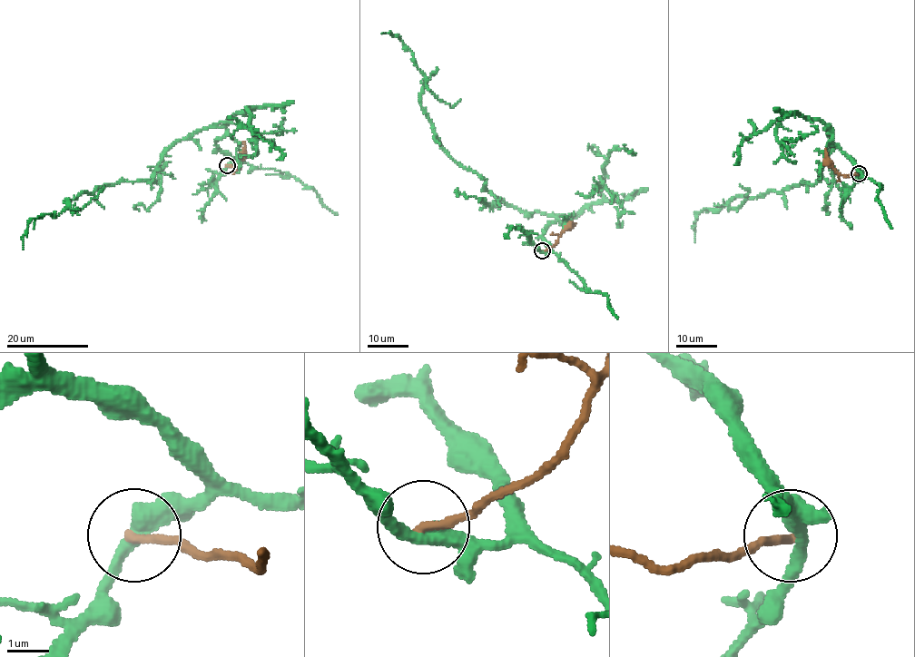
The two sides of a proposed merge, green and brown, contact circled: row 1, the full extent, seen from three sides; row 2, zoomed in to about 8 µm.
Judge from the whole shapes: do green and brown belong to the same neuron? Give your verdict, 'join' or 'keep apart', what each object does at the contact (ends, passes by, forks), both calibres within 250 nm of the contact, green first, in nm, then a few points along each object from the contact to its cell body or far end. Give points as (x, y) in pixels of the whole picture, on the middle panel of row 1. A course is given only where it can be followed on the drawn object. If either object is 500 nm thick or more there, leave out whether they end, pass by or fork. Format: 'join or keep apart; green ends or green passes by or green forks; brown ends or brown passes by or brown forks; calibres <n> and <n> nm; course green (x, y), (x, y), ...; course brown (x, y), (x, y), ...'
keep apart; green passes by; brown ends; calibres 360 and 220 nm; course green (543, 251), (546, 227), (561, 223), (511, 207), (459, 166), (420, 103), (426, 76), (412, 52), (382, 33); course brown (543, 251), (552, 247), (564, 230), (575, 224)

